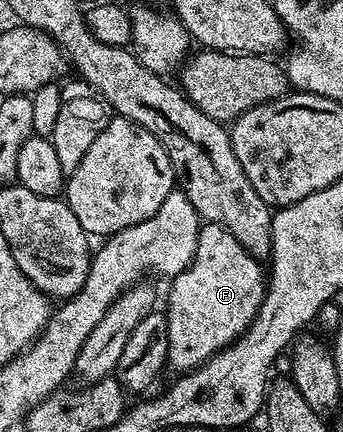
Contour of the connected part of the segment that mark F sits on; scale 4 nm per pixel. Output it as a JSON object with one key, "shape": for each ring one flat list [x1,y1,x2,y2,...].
{"shape":[[207,222,198,233,196,256,192,256,192,264,184,268,169,283,170,295,166,298,164,313,168,320,168,362,178,372,194,370,203,366,212,355,219,354,226,346,231,346,252,324,256,312,260,308,268,289,264,277,264,266,259,259,253,258,218,222]]}

